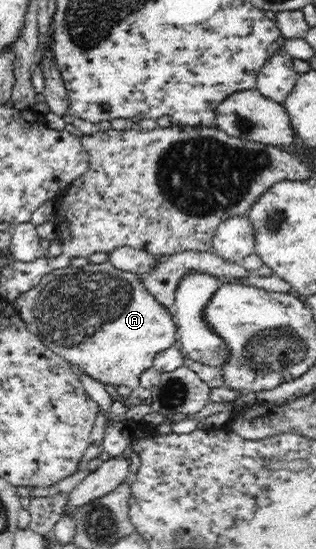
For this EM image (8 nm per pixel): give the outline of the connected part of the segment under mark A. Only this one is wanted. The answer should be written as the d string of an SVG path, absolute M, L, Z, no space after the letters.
M108 261L100 264L87 263L79 268L68 266L66 268L53 270L50 274L45 274L41 278L41 281L37 283L35 287L32 287L32 290L26 292L26 321L24 322L27 324L28 330L32 331L32 334L35 334L52 352L68 361L78 373L86 373L86 376L102 383L104 386L110 385L116 388L119 386L128 386L128 388L132 389L138 388L140 374L142 374L144 370L148 370L152 367L155 354L171 346L176 346L176 340L178 339L176 323L174 323L170 311L164 306L161 306L161 304L144 289L144 285L138 281L137 274L113 267Z

